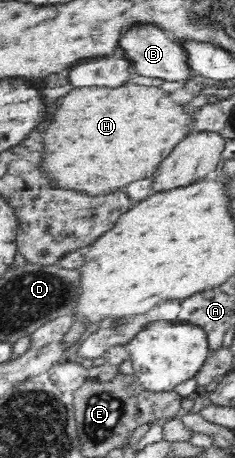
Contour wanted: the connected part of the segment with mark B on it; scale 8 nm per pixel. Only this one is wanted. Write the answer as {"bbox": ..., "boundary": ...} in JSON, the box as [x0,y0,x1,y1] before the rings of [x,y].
{"bbox":[120,24,195,82],"boundary":[[[153,24],[128,28],[120,40],[122,56],[132,61],[132,70],[138,75],[161,78],[166,81],[183,82],[195,75],[191,54],[180,41],[170,40],[168,34]]]}

